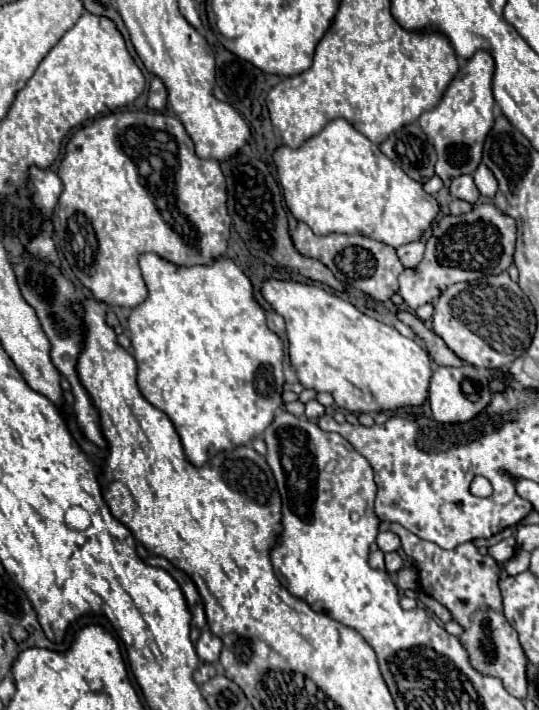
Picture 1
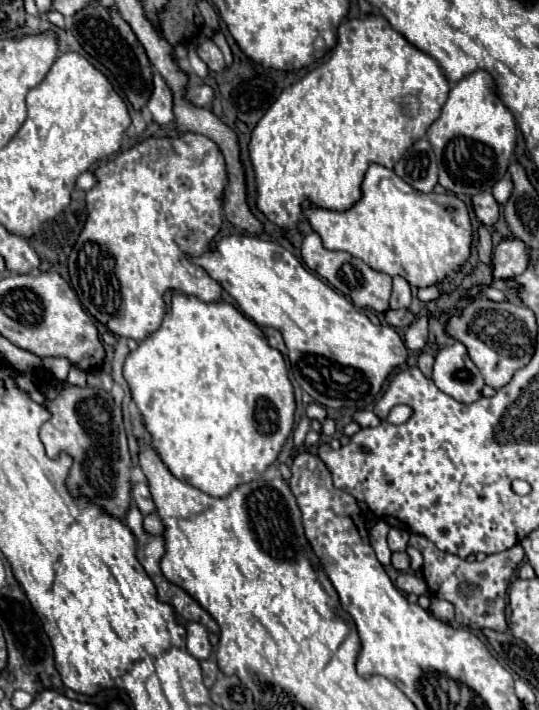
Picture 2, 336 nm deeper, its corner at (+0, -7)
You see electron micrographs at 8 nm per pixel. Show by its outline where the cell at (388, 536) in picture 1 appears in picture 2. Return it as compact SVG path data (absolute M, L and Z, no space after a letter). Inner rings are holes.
M390 529L390 533L388 533L388 547L390 547L390 551L394 553L394 551L406 551L406 547L408 547L408 531L404 531L404 529Z

